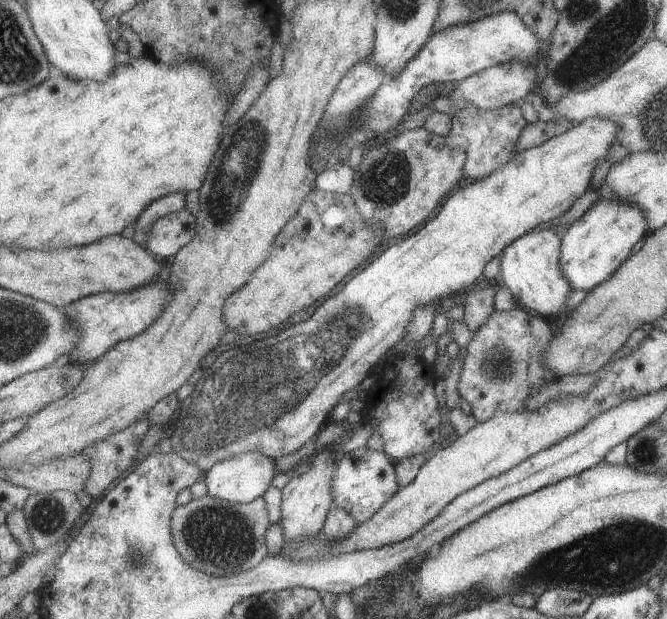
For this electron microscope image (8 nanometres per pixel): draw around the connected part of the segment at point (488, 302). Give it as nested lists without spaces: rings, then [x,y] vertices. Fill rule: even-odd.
[[[491,282],[490,286],[471,290],[465,298],[464,316],[462,321],[469,328],[469,332],[474,333],[477,328],[481,328],[487,318],[494,312],[494,297],[498,292],[498,284]]]

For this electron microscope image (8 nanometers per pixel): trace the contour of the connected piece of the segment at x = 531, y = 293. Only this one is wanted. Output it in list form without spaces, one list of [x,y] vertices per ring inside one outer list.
[[[533,228],[524,236],[507,244],[499,254],[498,284],[502,284],[511,292],[511,296],[519,306],[545,319],[553,314],[566,312],[565,302],[569,292],[572,291],[569,282],[563,278],[559,270],[559,248],[559,234],[555,234],[552,229]]]

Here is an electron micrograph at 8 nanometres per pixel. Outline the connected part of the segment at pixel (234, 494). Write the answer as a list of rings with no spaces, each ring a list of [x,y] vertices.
[[[256,451],[243,452],[213,464],[204,473],[204,483],[207,487],[207,494],[213,496],[213,498],[227,500],[227,502],[233,502],[233,504],[247,504],[247,502],[263,496],[276,474],[274,460]]]

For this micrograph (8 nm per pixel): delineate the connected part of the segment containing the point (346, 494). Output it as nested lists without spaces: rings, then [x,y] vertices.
[[[366,447],[342,454],[331,478],[331,502],[345,510],[356,525],[363,524],[398,490],[394,466],[395,462],[383,452],[375,452]]]

